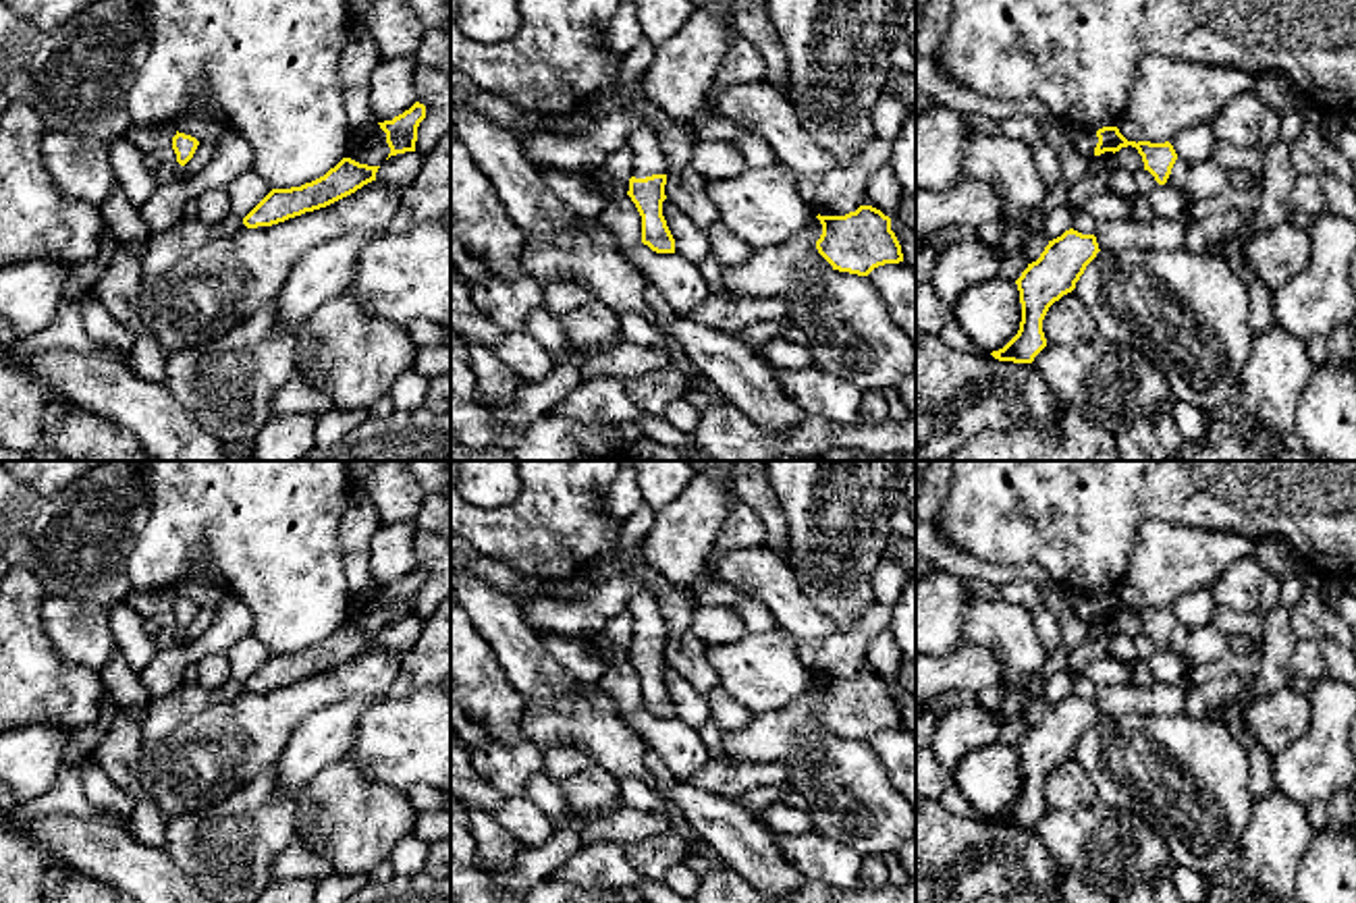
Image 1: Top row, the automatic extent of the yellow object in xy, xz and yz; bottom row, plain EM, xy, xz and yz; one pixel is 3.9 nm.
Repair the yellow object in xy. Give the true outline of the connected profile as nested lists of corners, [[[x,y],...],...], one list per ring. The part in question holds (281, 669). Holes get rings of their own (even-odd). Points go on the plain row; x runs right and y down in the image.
[[[343,623],[324,641],[291,654],[272,654],[245,683],[247,693],[272,691],[289,683],[326,673],[376,646],[380,631]]]

